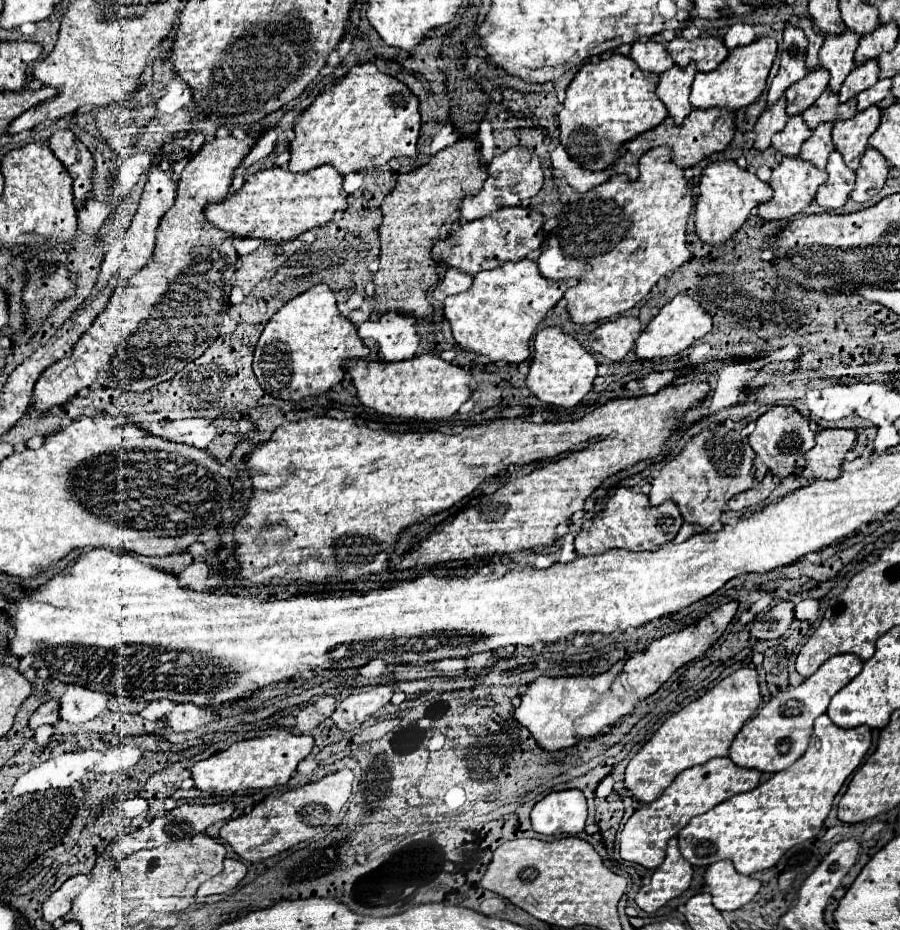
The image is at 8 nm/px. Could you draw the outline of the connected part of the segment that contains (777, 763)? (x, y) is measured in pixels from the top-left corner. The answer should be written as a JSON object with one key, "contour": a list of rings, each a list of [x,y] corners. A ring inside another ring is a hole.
{"contour":[[[841,654],[833,656],[823,666],[809,676],[803,684],[799,686],[787,686],[779,690],[777,696],[773,696],[751,720],[745,722],[741,732],[735,736],[729,758],[741,766],[741,768],[755,768],[759,772],[781,772],[789,768],[803,752],[807,750],[807,742],[813,730],[813,720],[821,716],[833,694],[837,694],[849,680],[853,680],[863,668],[863,660],[853,654]],[[783,742],[789,742],[789,750],[783,752],[779,746]]]}

